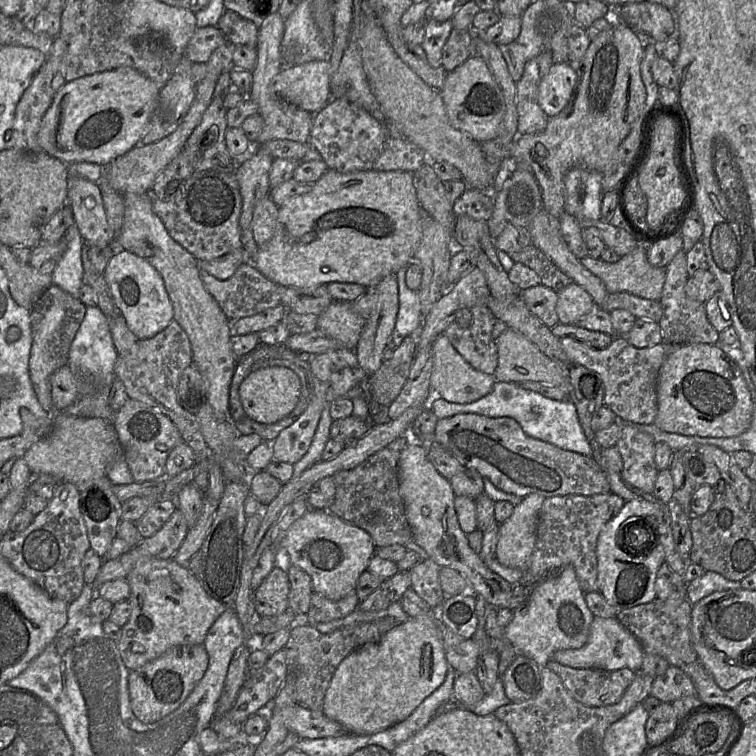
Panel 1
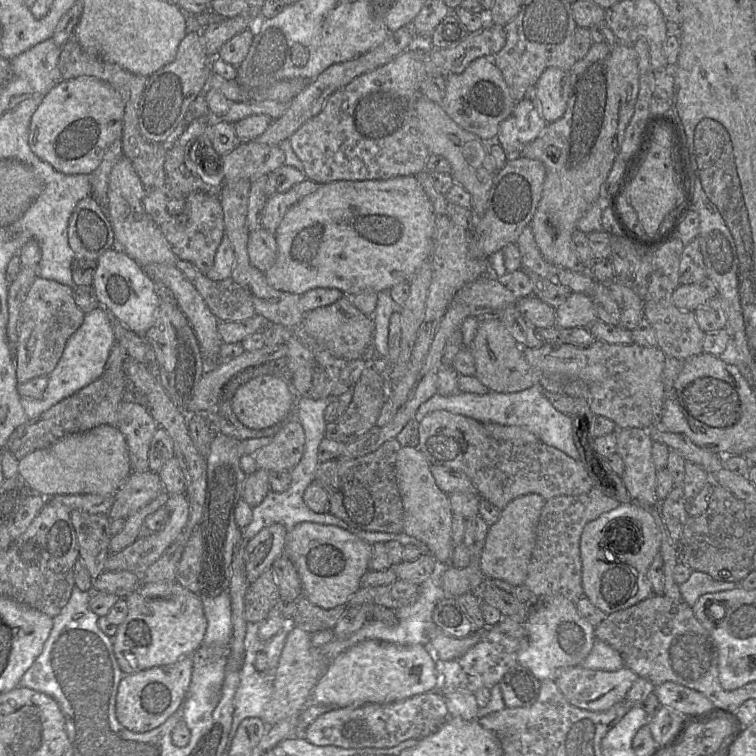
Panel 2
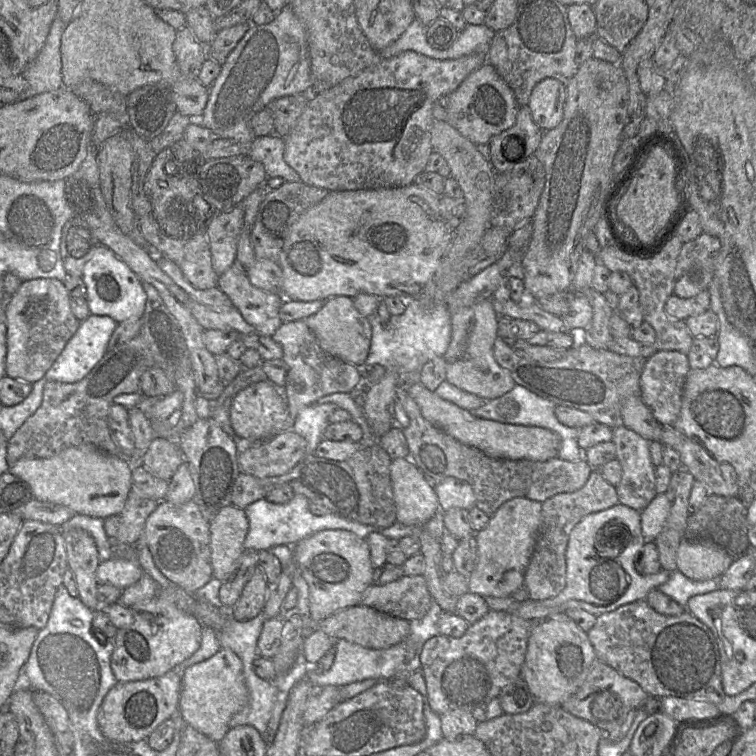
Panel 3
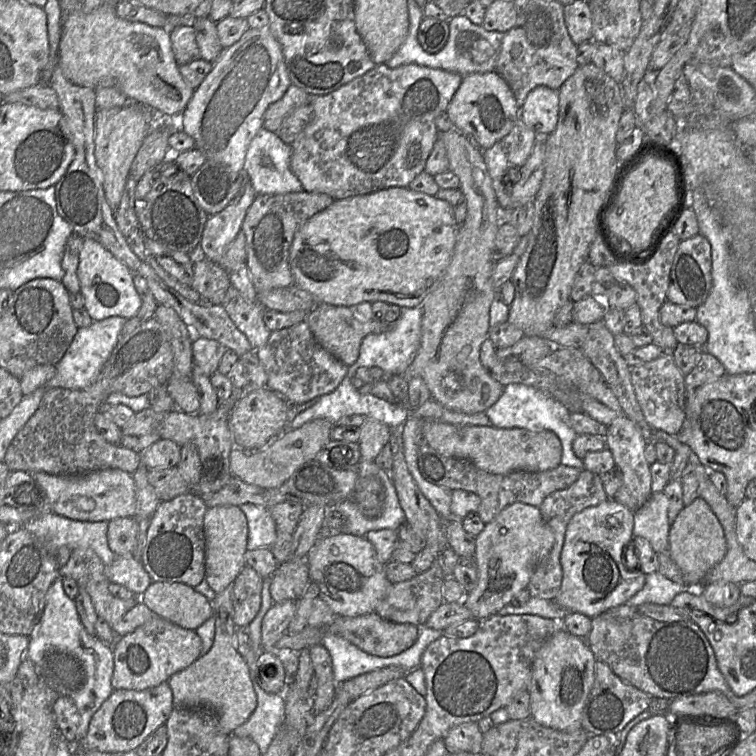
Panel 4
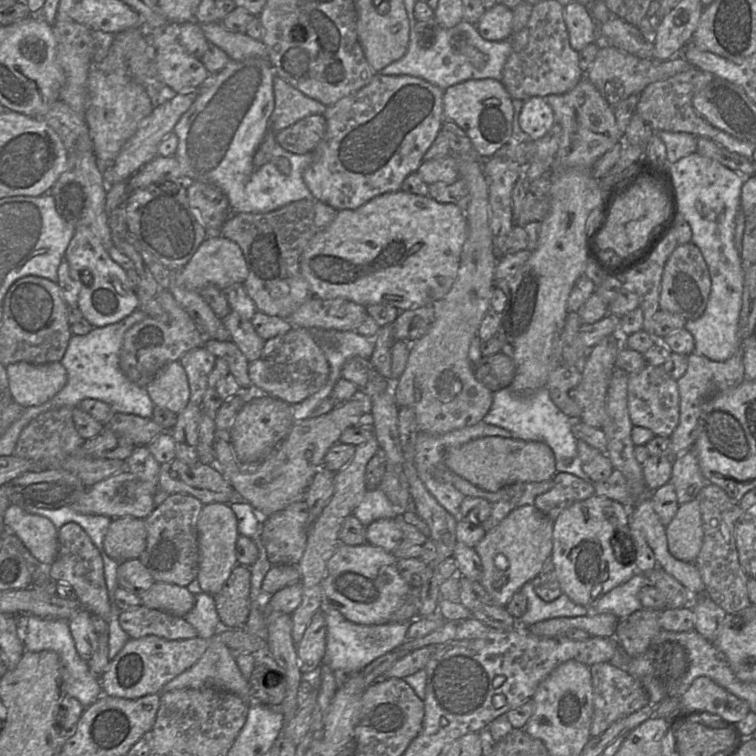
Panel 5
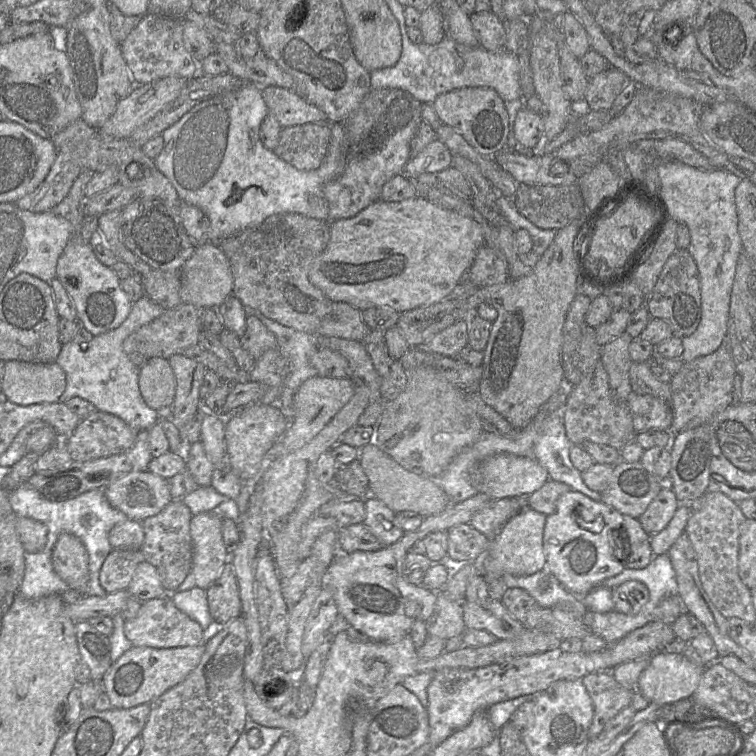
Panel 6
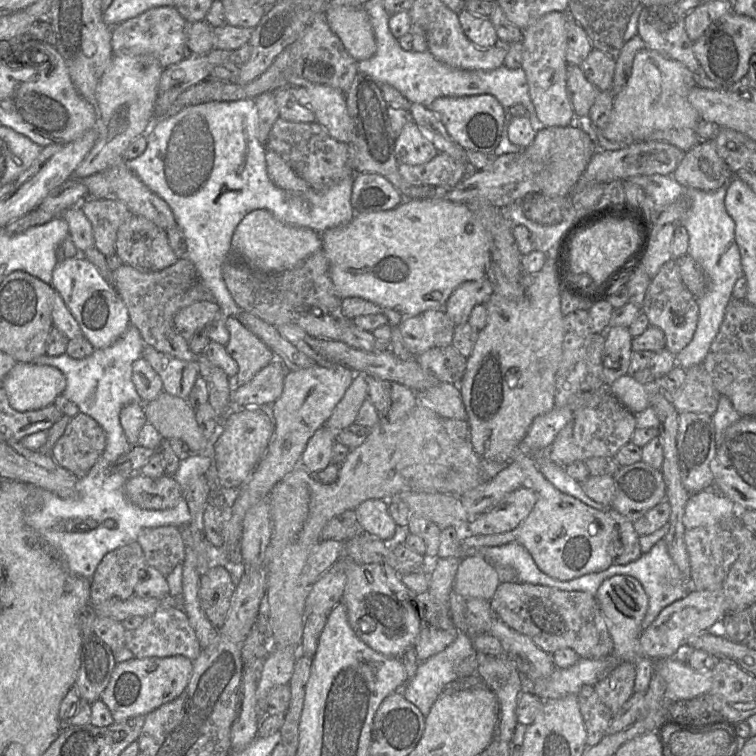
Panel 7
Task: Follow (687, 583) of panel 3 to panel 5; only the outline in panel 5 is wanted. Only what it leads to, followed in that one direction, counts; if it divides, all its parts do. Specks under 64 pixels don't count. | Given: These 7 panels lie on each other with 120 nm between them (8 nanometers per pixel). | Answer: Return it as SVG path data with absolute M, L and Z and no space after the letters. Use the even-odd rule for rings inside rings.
M636 573L627 582L613 588L589 608L589 614L612 613L621 621L637 610L643 609L639 592L650 585L646 574Z

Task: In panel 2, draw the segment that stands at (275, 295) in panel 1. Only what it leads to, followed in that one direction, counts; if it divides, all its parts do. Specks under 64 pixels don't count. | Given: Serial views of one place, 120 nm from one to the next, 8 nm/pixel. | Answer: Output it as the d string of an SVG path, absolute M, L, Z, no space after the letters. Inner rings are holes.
M179 260L175 265L198 290L221 322L239 322L256 315L250 291L232 280L213 281L193 264Z

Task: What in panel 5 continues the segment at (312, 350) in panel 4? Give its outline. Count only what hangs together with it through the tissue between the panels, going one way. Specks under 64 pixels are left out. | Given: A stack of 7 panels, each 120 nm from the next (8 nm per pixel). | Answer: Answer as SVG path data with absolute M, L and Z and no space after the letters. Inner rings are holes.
M294 327L286 334L267 340L261 356L249 364L248 372L253 386L267 395L294 405L318 392L326 384L330 366L311 330Z

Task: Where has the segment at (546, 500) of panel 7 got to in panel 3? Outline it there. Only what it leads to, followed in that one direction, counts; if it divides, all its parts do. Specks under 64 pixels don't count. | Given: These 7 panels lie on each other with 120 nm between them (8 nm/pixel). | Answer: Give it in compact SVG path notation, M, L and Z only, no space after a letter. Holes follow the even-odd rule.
M618 503L609 509L585 516L569 536L565 553L566 585L562 592L546 600L514 601L510 613L526 620L541 621L551 615L580 608L599 616L623 605L645 600L651 590L658 589L668 580L671 572L661 569L656 574L642 575L637 571L644 544L640 512L632 508ZM617 548L620 548L620 553L614 558L599 556L599 553Z

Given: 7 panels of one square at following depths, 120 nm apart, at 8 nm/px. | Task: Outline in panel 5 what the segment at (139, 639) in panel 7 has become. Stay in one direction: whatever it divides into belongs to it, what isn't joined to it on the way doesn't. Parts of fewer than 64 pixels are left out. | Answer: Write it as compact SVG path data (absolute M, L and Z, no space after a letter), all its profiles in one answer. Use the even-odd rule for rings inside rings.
M143 604L122 611L119 616L122 629L133 639L156 635L168 640L196 638L196 629L184 618Z

